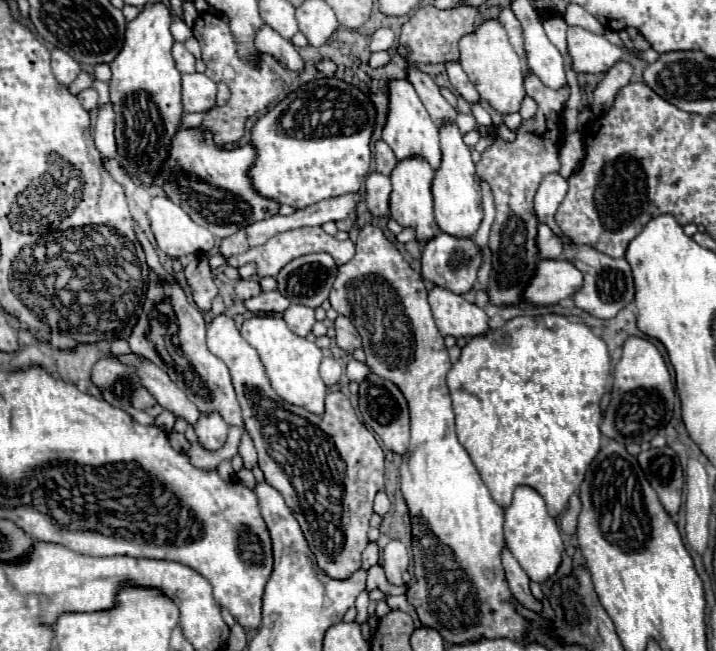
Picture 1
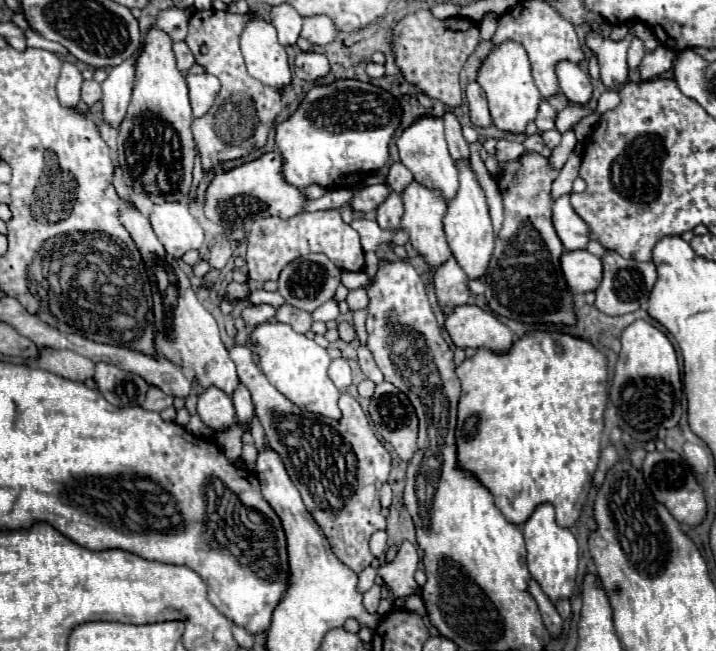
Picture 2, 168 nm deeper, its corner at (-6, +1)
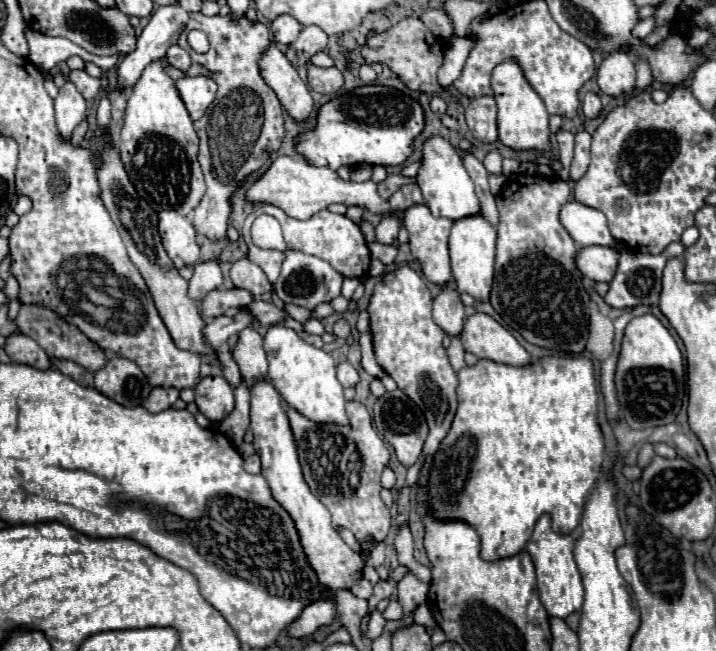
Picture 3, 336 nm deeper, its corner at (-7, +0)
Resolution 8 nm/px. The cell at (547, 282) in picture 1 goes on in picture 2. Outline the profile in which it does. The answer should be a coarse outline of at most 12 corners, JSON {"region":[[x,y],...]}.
{"region":[[585,249],[565,251],[563,277],[573,295],[595,291],[601,259]]}

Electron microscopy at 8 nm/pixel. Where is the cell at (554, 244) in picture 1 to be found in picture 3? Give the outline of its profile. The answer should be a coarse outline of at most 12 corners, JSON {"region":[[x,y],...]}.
{"region":[[568,202],[560,220],[580,246],[616,246],[604,212]]}

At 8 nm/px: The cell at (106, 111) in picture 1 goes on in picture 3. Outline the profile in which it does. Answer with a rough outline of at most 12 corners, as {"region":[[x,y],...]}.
{"region":[[160,6],[136,50],[118,64],[118,86],[132,88],[152,60],[176,44],[188,12]]}

